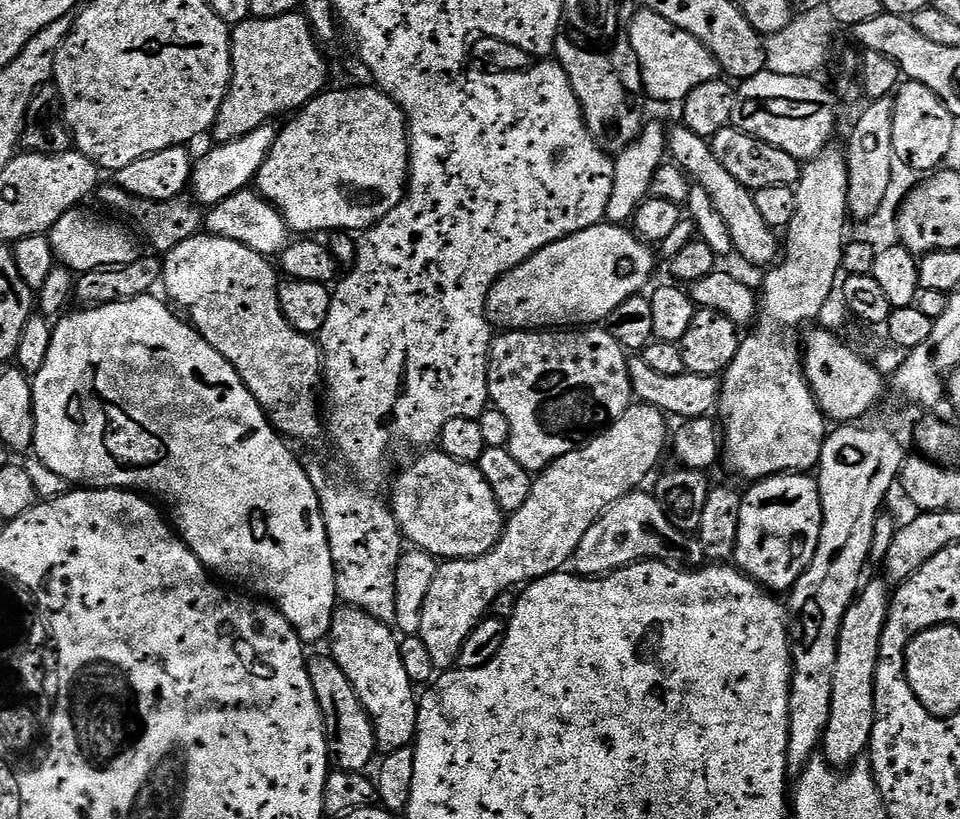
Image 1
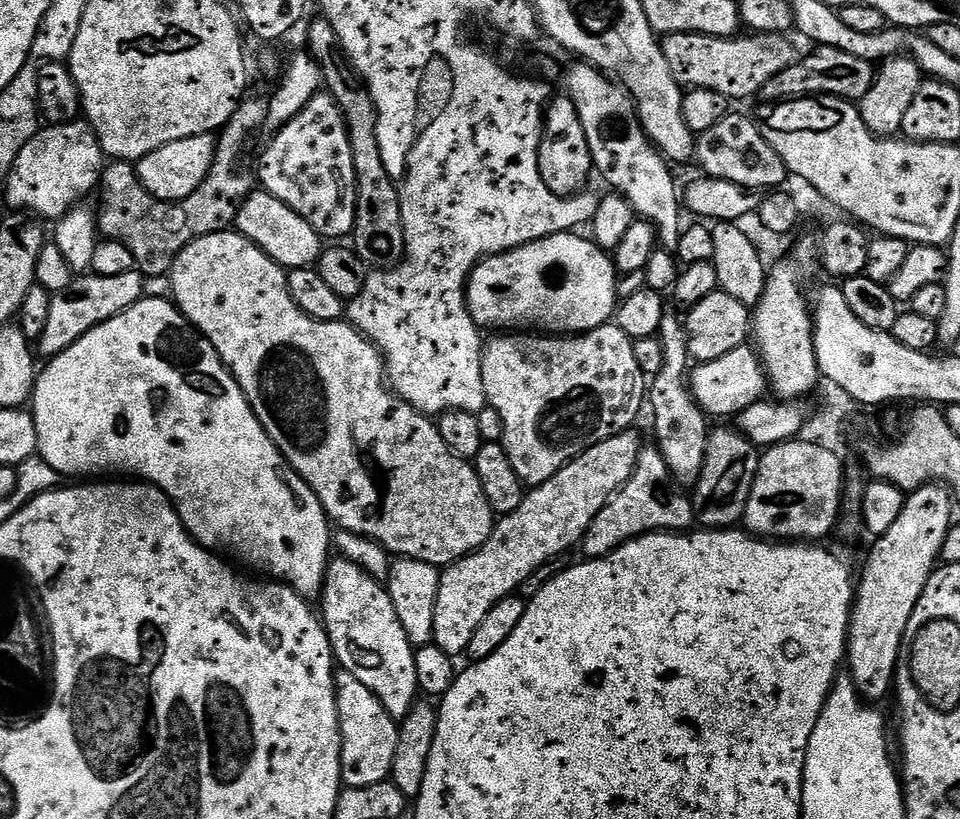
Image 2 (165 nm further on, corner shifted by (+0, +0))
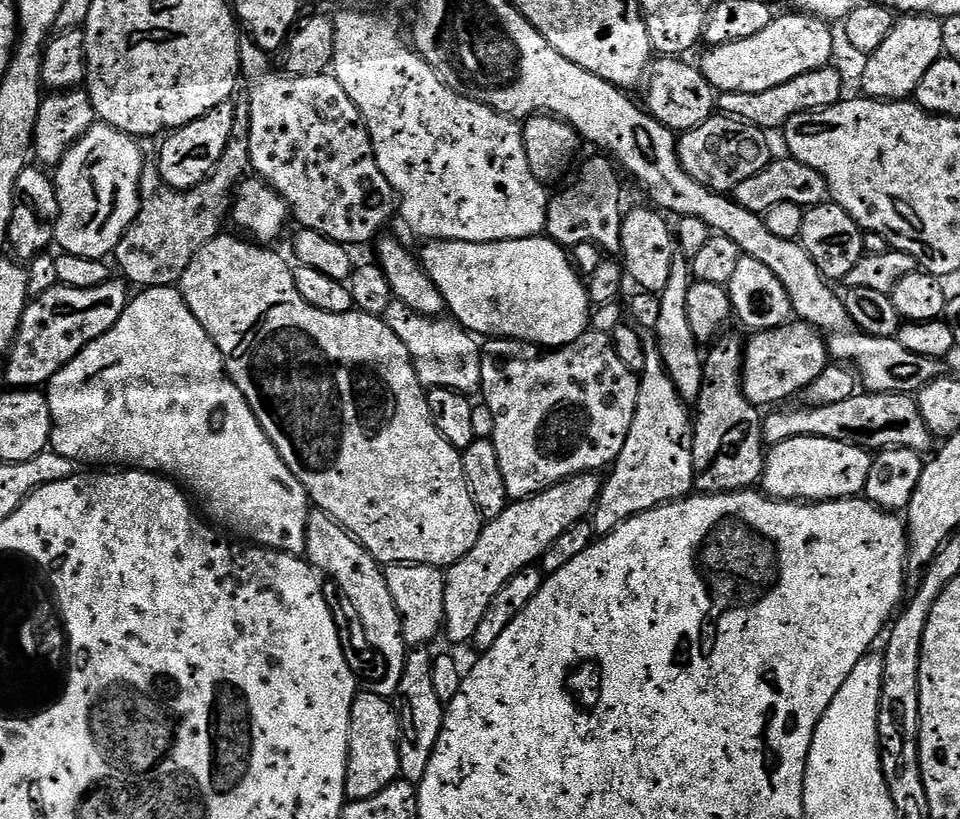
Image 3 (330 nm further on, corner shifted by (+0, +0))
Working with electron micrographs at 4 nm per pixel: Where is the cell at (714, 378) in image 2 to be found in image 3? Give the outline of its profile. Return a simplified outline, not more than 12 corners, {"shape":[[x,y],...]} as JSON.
{"shape":[[803,322],[747,337],[744,393],[780,406],[829,367]]}

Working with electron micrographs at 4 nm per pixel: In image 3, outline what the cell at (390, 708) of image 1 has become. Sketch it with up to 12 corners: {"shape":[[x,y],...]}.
{"shape":[[308,517],[304,550],[384,659],[395,697],[406,645],[381,565],[340,523]]}

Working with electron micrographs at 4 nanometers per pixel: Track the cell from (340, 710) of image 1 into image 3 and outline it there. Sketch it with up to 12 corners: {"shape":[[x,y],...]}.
{"shape":[[357,691],[344,794],[361,800],[400,776],[393,701]]}

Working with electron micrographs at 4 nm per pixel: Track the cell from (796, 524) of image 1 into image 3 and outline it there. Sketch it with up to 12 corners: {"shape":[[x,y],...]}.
{"shape":[[803,436],[767,449],[758,484],[789,502],[859,497],[873,453]]}

